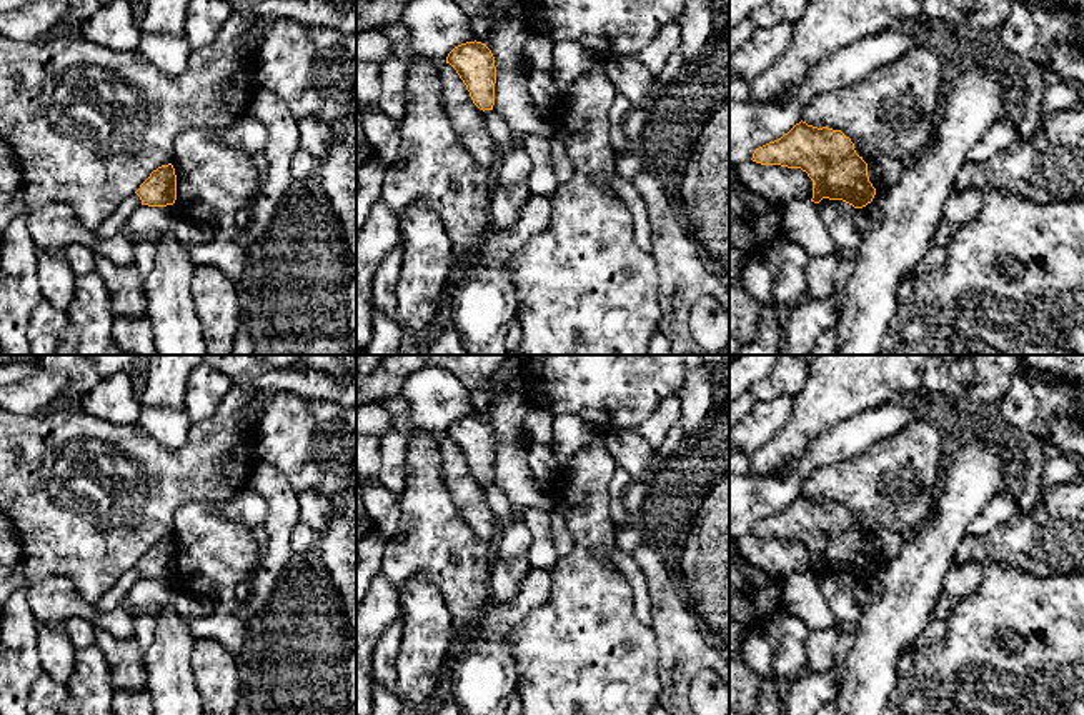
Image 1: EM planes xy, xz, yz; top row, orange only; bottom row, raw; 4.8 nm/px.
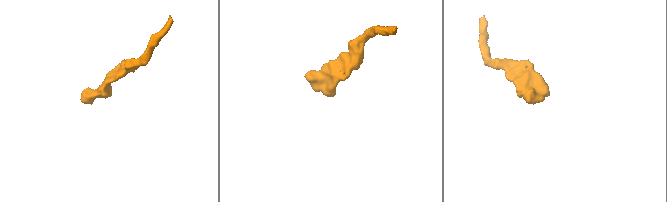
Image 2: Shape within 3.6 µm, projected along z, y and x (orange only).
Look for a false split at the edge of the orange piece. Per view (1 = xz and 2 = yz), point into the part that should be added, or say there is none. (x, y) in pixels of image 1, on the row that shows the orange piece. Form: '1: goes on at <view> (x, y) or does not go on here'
1: does not go on here
2: goes on at yz (913, 209)

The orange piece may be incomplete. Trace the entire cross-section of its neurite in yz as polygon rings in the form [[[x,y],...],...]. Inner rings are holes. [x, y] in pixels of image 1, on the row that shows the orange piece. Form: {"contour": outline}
{"contour": [[[972,63],[954,83],[934,143],[907,167],[901,180],[876,190],[868,163],[841,130],[796,123],[781,138],[753,153],[753,162],[801,168],[813,180],[811,202],[843,200],[854,208],[874,203],[883,220],[863,233],[846,305],[838,313],[836,355],[879,355],[896,315],[898,285],[932,250],[946,202],[966,163],[966,153],[1012,105],[1016,85],[1002,65]]]}

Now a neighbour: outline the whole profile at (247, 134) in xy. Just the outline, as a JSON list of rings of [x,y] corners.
[[[248,112],[226,128],[221,128],[218,132],[218,140],[251,157],[265,150],[268,142],[268,130]]]

